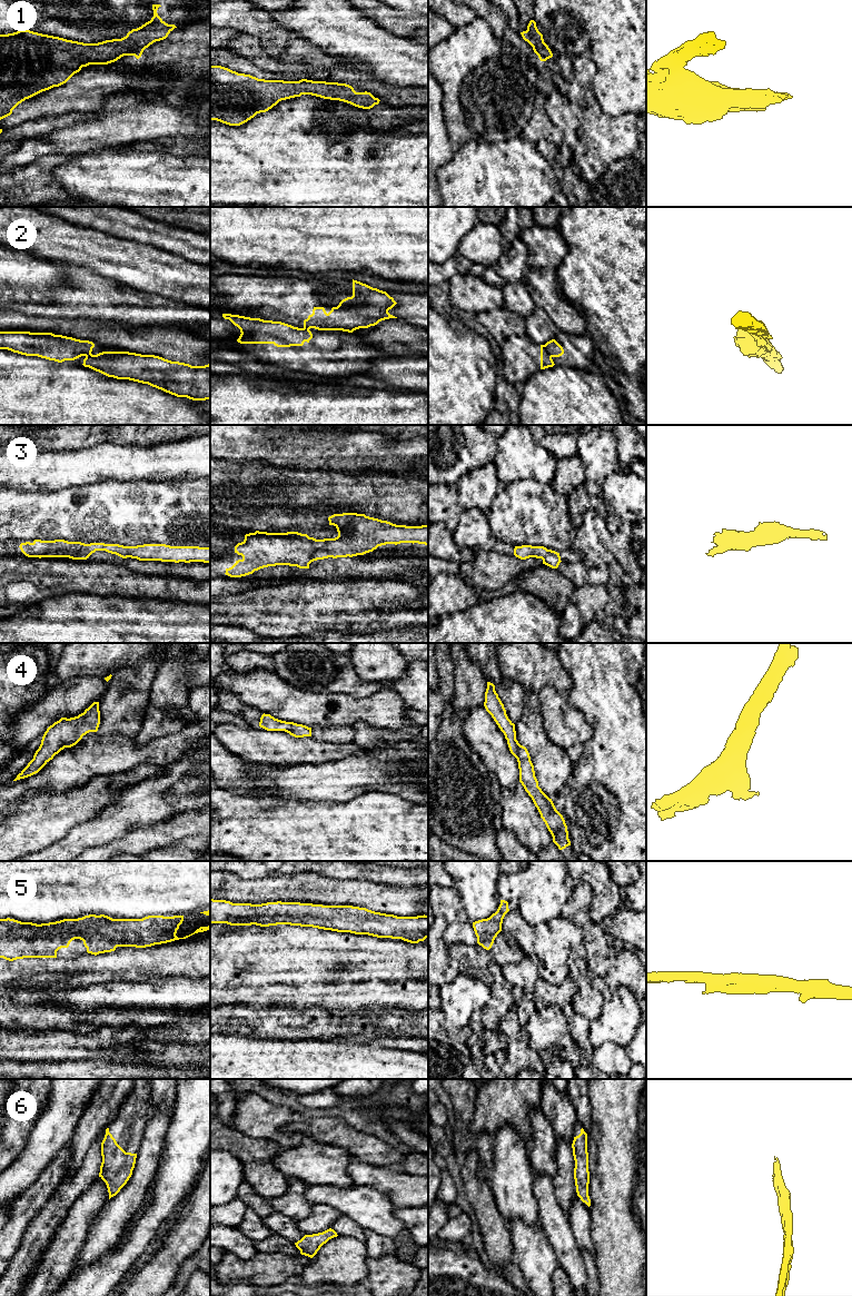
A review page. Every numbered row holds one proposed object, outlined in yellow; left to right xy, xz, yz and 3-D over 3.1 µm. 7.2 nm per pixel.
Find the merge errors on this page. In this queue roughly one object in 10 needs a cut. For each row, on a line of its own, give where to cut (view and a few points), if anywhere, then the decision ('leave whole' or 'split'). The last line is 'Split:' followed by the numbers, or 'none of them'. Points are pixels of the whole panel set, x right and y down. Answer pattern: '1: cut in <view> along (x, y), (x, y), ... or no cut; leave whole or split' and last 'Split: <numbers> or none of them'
1: no cut; leave whole
2: cut in yz along (544, 345), (551, 357); split
3: no cut; leave whole
4: no cut; leave whole
5: no cut; leave whole
6: no cut; leave whole
Split: 2

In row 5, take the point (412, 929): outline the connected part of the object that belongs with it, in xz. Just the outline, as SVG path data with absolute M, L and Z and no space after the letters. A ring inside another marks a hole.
M210 899L210 923L260 927L290 924L402 939L410 943L428 938L428 916L397 917L353 906L281 901L251 904Z

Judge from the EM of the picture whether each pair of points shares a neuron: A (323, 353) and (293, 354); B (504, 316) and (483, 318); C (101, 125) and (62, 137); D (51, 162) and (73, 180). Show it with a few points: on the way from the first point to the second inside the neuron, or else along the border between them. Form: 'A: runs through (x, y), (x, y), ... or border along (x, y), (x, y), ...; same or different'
A: runs through (315, 353), (300, 353); same
B: runs through (498, 316), (488, 318); same
C: runs through (91, 135), (72, 137); same
D: border along (78, 154), (51, 169); different

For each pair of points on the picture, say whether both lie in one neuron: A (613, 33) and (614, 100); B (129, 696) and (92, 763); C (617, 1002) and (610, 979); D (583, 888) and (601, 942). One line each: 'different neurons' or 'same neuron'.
A: same neuron
B: different neurons
C: different neurons
D: same neuron

